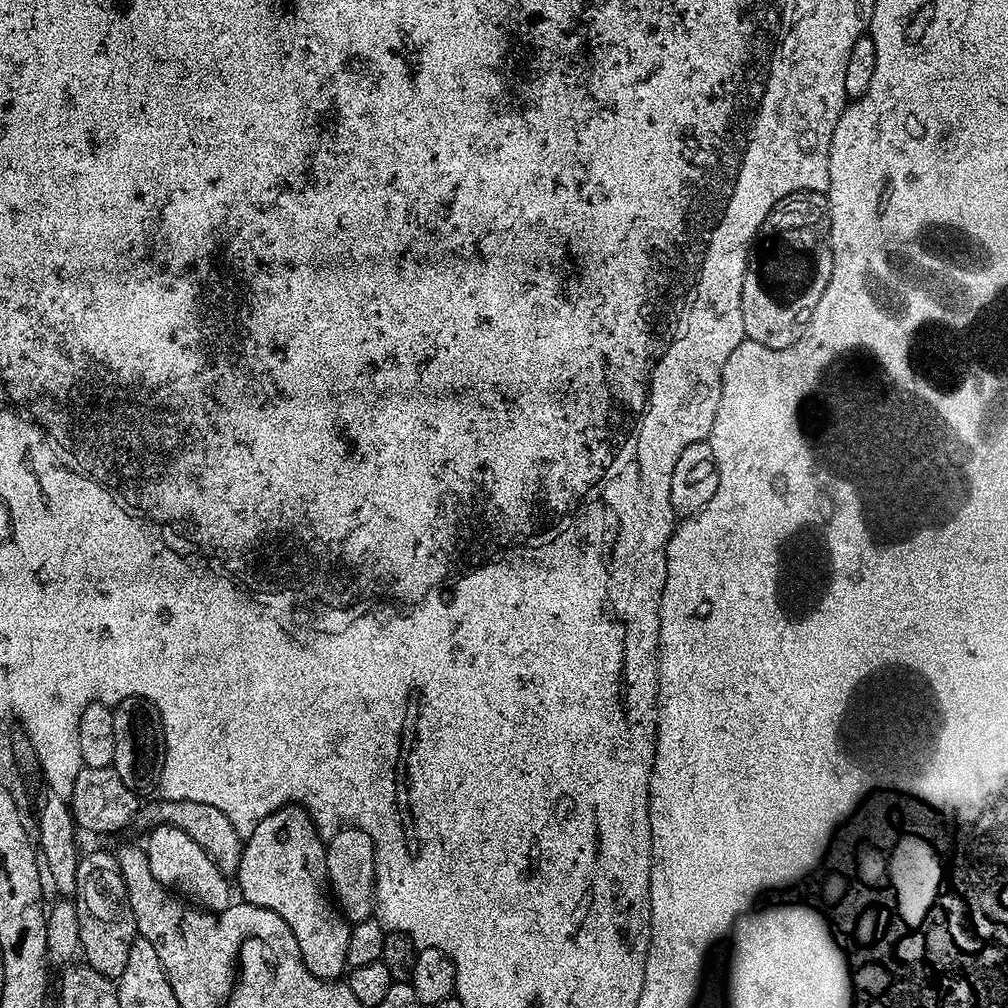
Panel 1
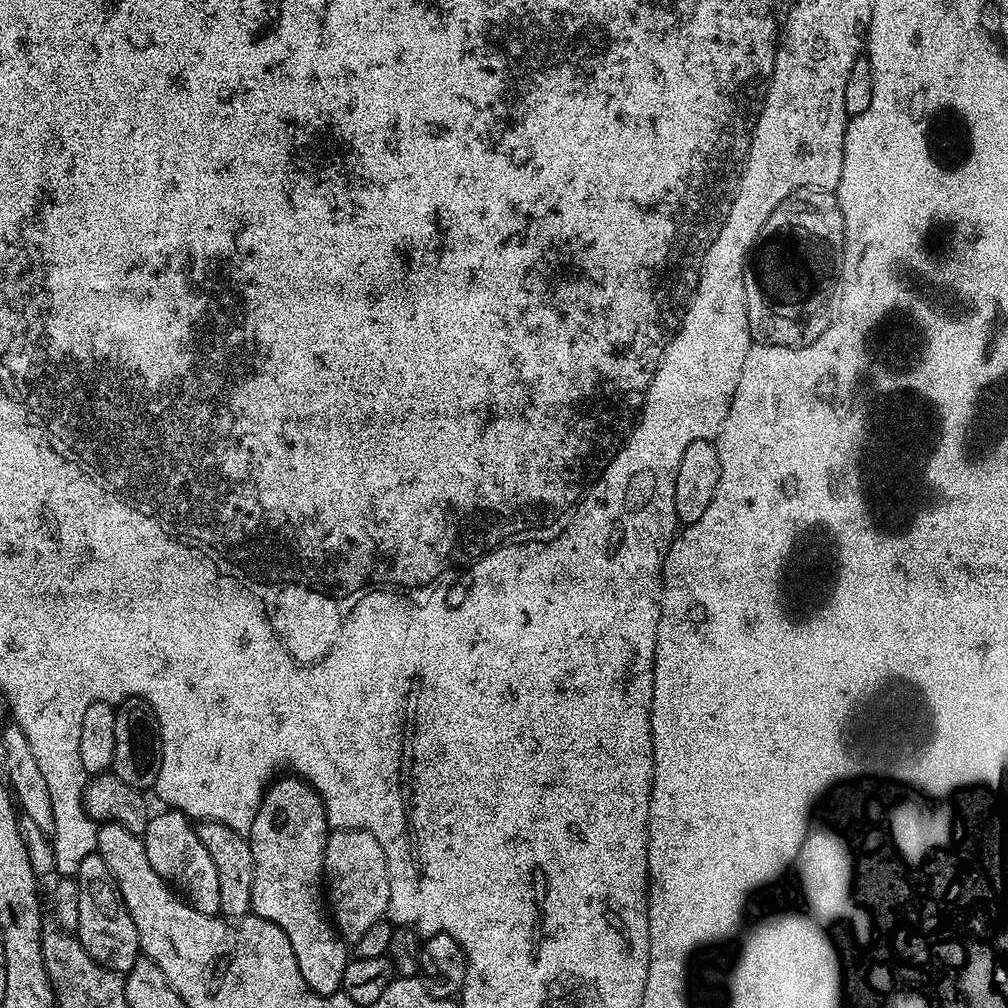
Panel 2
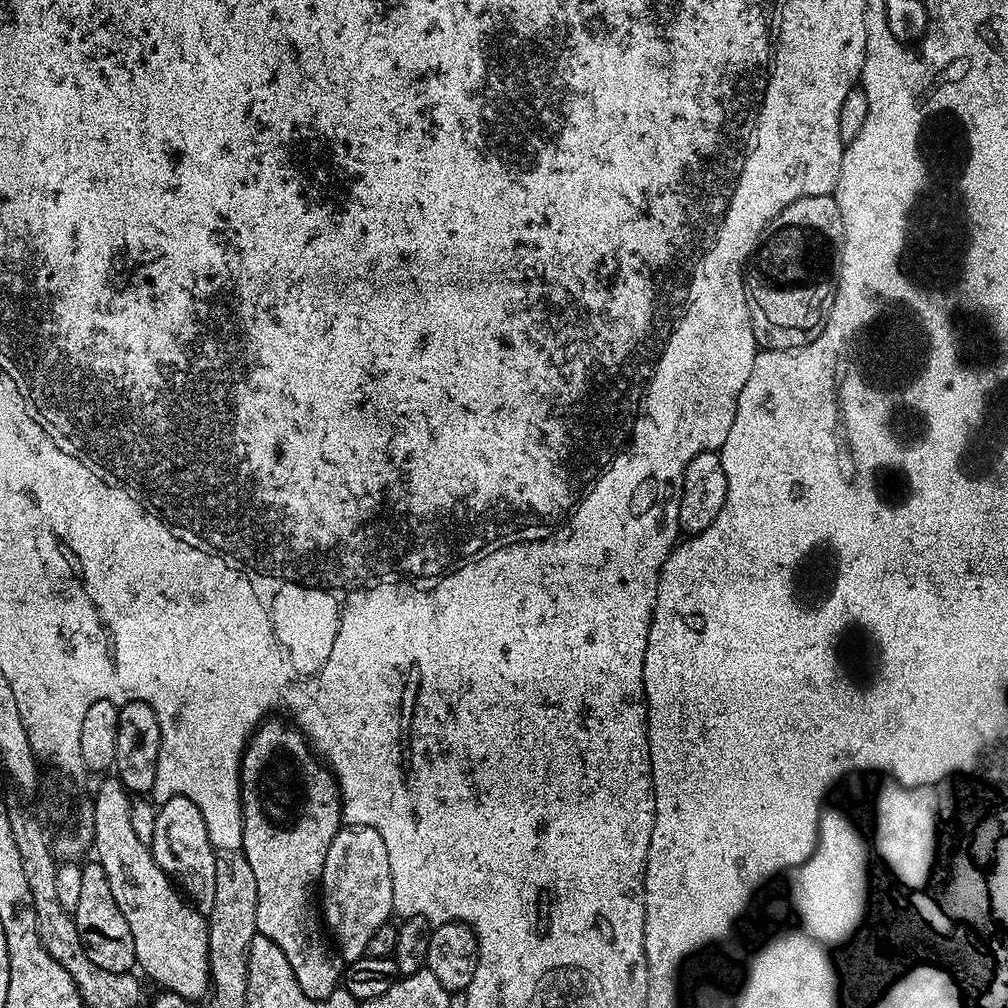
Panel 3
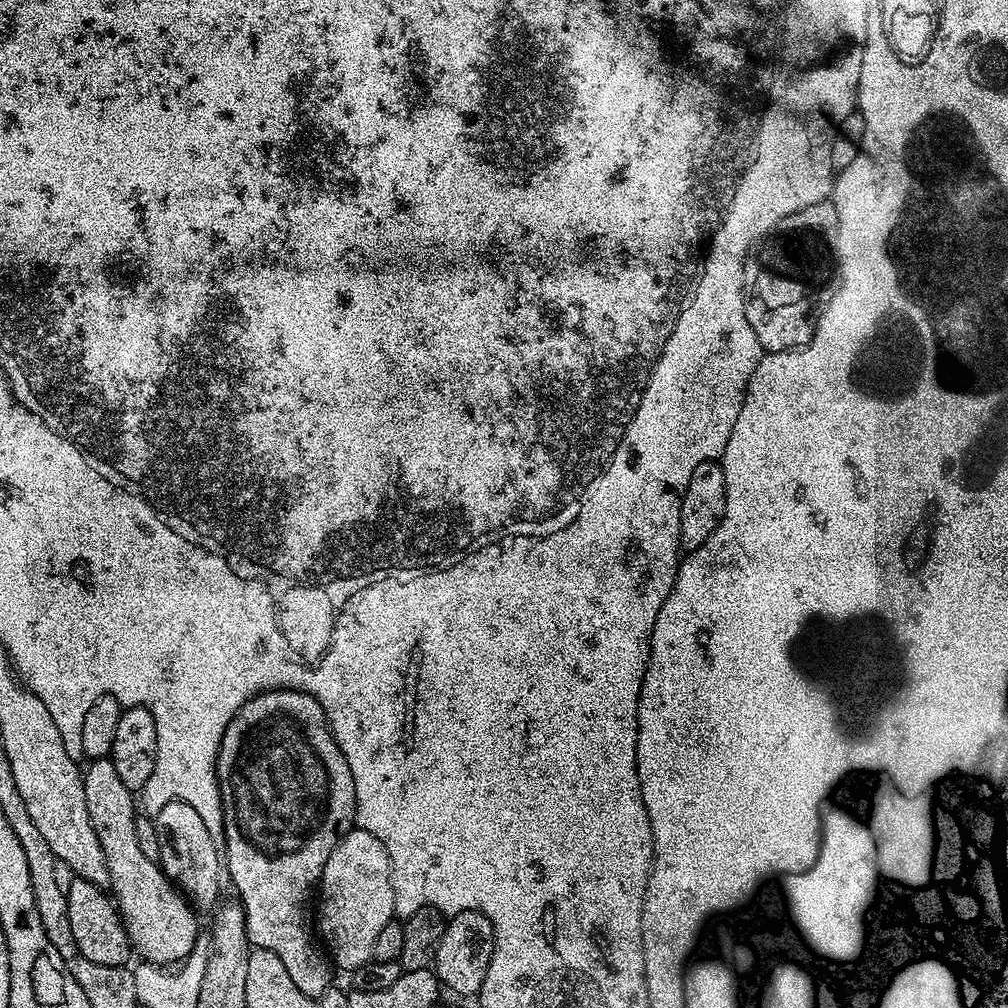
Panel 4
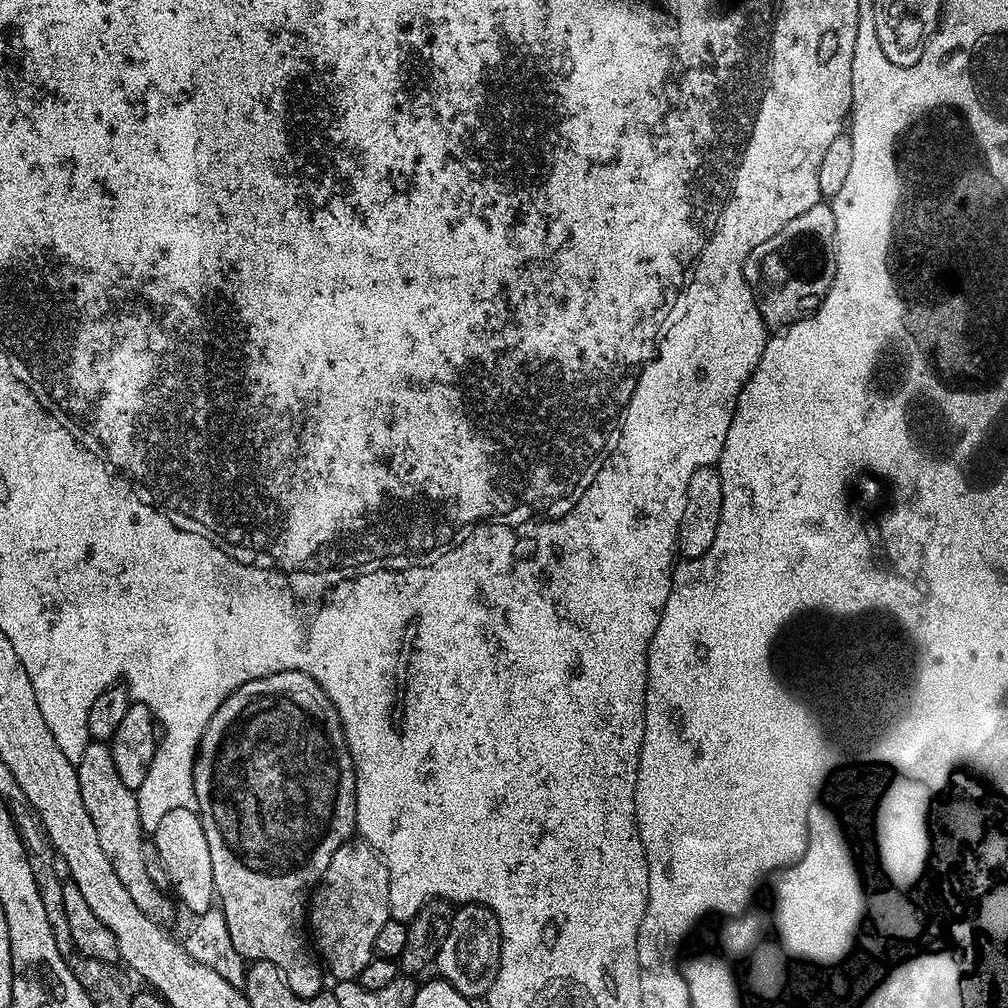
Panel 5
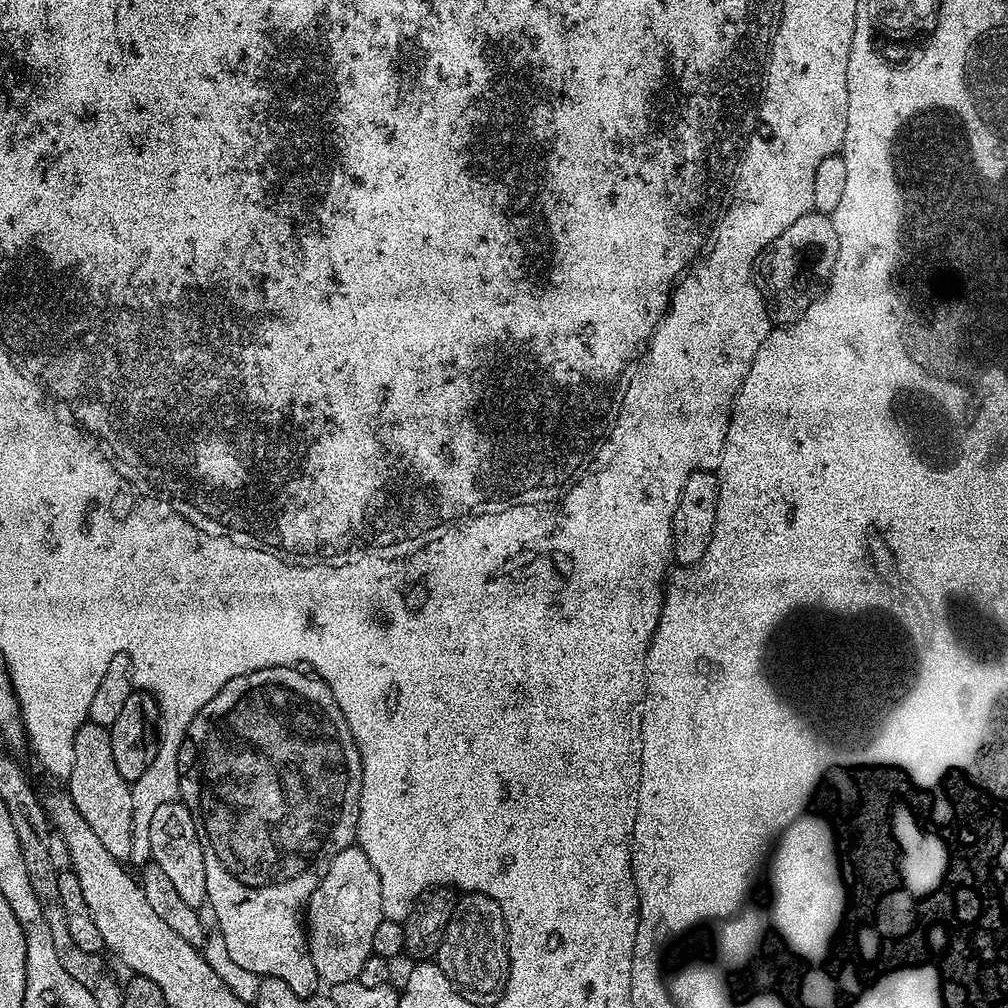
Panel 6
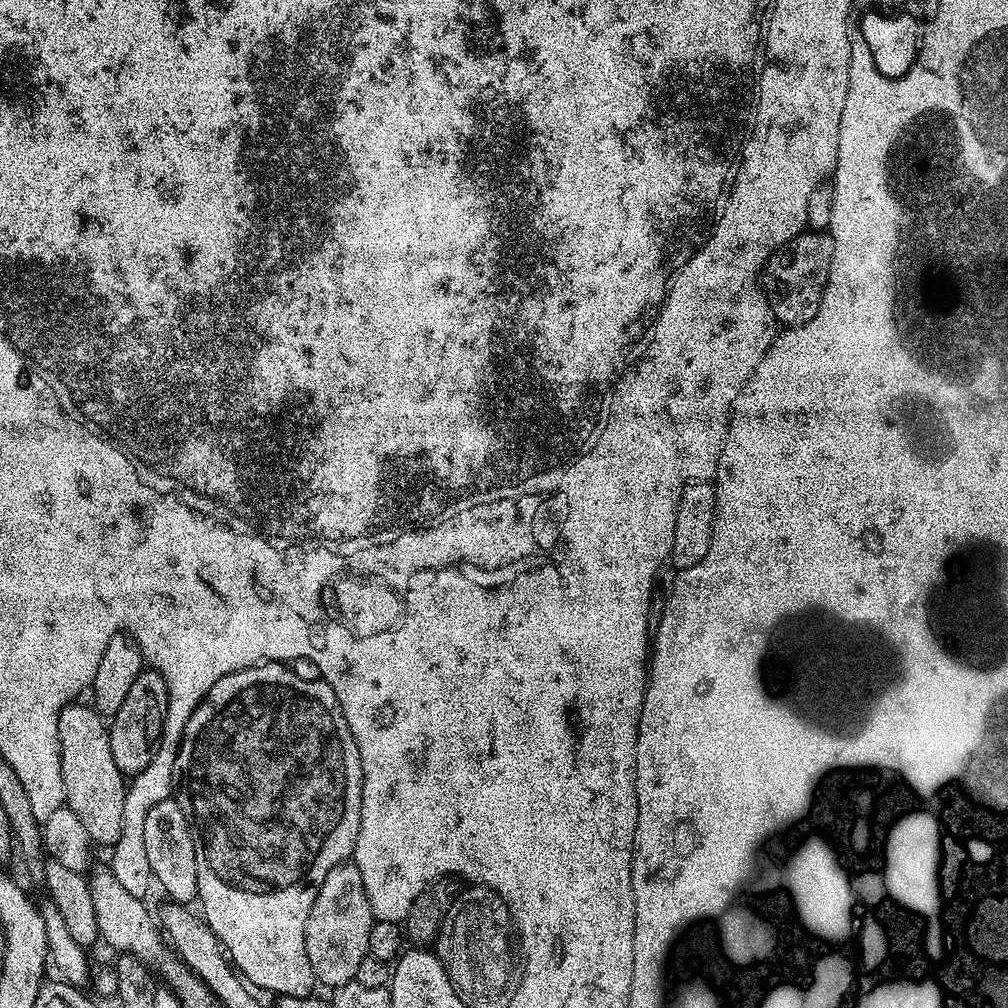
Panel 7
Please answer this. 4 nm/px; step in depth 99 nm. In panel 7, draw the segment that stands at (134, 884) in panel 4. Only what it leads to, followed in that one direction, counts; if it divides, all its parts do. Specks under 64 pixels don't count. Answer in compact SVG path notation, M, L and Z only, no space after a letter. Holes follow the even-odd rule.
M80 703L67 704L58 714L64 802L67 808L74 810L74 814L78 814L93 845L111 846L118 842L124 832L126 778L118 770L114 754L110 754L110 738L105 717L101 716L95 707Z

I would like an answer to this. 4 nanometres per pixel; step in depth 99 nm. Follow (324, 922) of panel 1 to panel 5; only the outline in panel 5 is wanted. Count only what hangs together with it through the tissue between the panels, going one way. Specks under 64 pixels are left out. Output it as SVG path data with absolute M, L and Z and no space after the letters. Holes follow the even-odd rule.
M279 672L266 678L254 678L238 686L238 690L231 692L226 702L222 702L222 706L214 710L214 718L210 718L204 736L200 740L198 759L194 766L194 794L198 801L202 830L206 830L206 846L210 846L210 867L214 870L216 900L224 911L226 927L230 930L234 950L248 962L253 960L274 962L274 966L280 968L284 981L290 986L290 990L294 990L294 994L298 994L304 1000L313 1000L314 997L321 995L323 988L320 987L323 986L324 980L326 981L326 972L317 953L310 947L310 940L306 935L306 909L322 874L326 874L326 866L330 866L334 850L338 850L338 846L353 839L356 832L356 767L344 737L338 710L334 710L322 686L318 686L314 678L301 672Z

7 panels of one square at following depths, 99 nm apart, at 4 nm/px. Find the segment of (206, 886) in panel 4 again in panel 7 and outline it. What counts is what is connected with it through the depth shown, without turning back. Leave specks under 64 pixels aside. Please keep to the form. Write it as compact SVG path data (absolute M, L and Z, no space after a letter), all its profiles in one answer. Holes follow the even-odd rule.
M175 798L161 800L148 809L146 814L146 858L150 858L152 879L164 887L169 901L191 905L197 899L198 862L196 861L196 841L182 806Z

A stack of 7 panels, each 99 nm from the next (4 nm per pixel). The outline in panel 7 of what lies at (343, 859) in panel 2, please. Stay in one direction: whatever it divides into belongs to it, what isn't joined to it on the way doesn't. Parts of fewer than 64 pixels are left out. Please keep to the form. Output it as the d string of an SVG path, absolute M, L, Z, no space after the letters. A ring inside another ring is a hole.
M345 862L338 865L330 874L326 874L326 882L318 890L318 898L314 898L314 906L310 906L310 918L306 918L306 954L310 958L312 975L317 981L328 984L329 989L342 986L356 979L358 966L368 956L370 946L370 930L374 917L370 910L370 902L366 898L366 890L362 886L362 874L358 874L355 863Z

